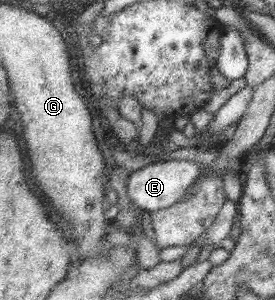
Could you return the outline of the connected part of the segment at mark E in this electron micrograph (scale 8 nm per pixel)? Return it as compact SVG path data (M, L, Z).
M165 160L165 162L147 164L129 176L125 185L127 198L136 207L147 212L164 209L178 203L185 190L202 174L202 166L191 160Z

